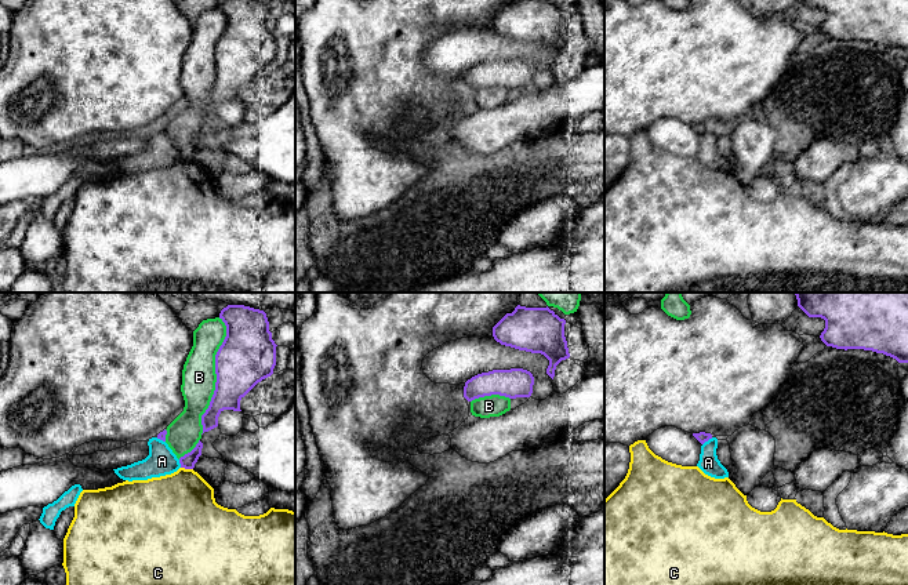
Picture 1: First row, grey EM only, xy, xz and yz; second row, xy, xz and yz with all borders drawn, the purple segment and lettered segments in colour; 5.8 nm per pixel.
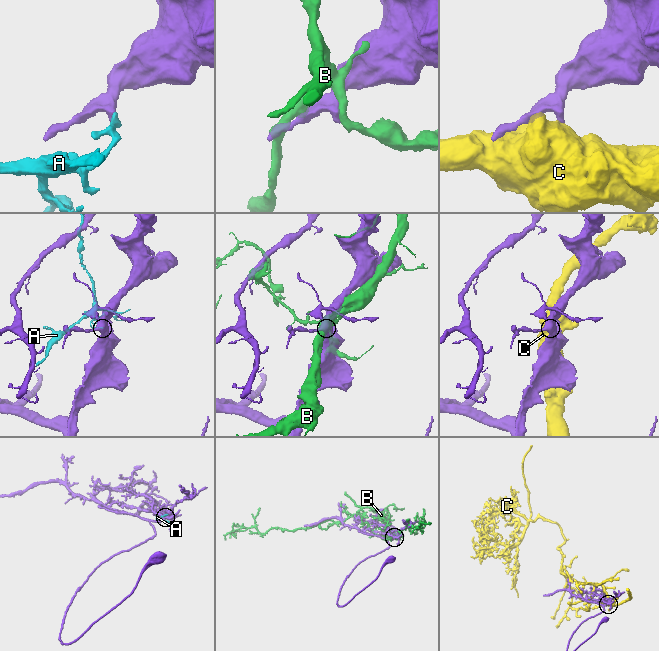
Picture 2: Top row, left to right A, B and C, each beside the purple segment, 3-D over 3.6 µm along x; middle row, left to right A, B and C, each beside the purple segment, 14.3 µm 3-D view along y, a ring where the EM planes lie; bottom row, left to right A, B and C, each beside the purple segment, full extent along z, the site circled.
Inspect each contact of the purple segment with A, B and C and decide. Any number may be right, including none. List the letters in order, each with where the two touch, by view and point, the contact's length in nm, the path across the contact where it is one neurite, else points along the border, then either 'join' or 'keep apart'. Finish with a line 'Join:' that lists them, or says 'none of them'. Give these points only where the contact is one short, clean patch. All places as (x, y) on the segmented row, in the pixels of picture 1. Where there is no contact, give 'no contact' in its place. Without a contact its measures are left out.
A: contact yz (707, 440); length 80 nm; border yz (712, 438), (703, 444); keep apart
B: contact xy (217, 375); length 700 nm; keep apart
C: contact xy (186, 468); length 70 nm; keep apart
Join: none of them

